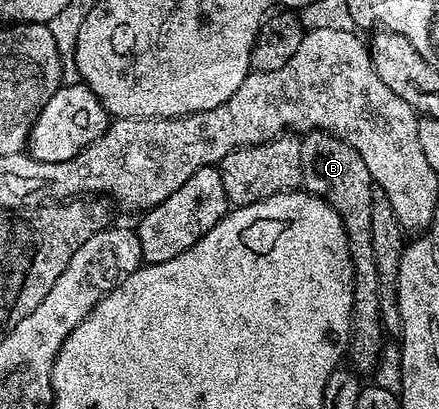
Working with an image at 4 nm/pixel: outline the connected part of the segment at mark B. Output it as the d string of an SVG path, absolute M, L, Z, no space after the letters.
M307 131L301 136L301 141L302 187L325 203L330 203L332 209L336 209L336 213L342 218L346 230L350 259L354 262L354 314L348 359L355 363L353 366L359 372L370 373L378 364L384 344L384 328L378 300L378 274L376 261L372 257L372 197L375 188L368 173L368 165L364 165L364 157L360 157L360 153L343 139L337 139L328 131Z

